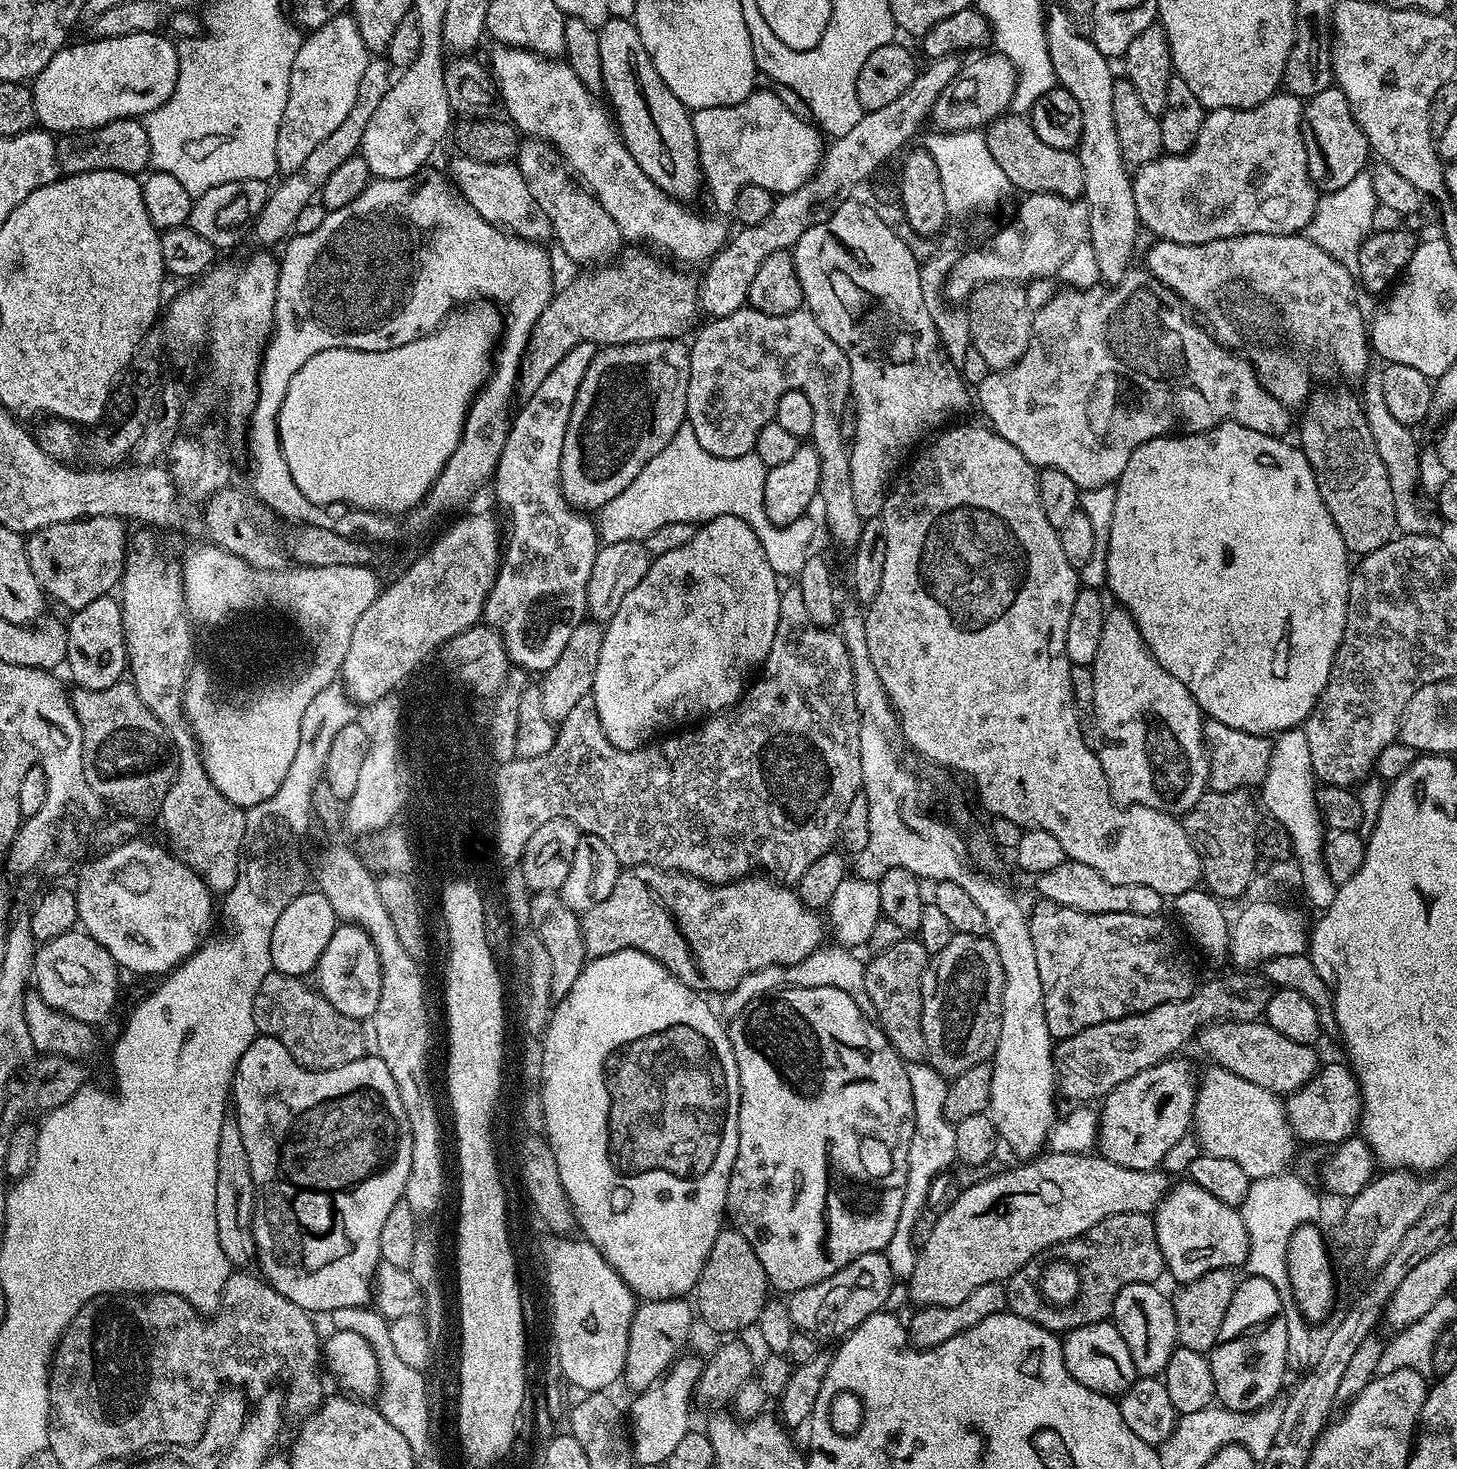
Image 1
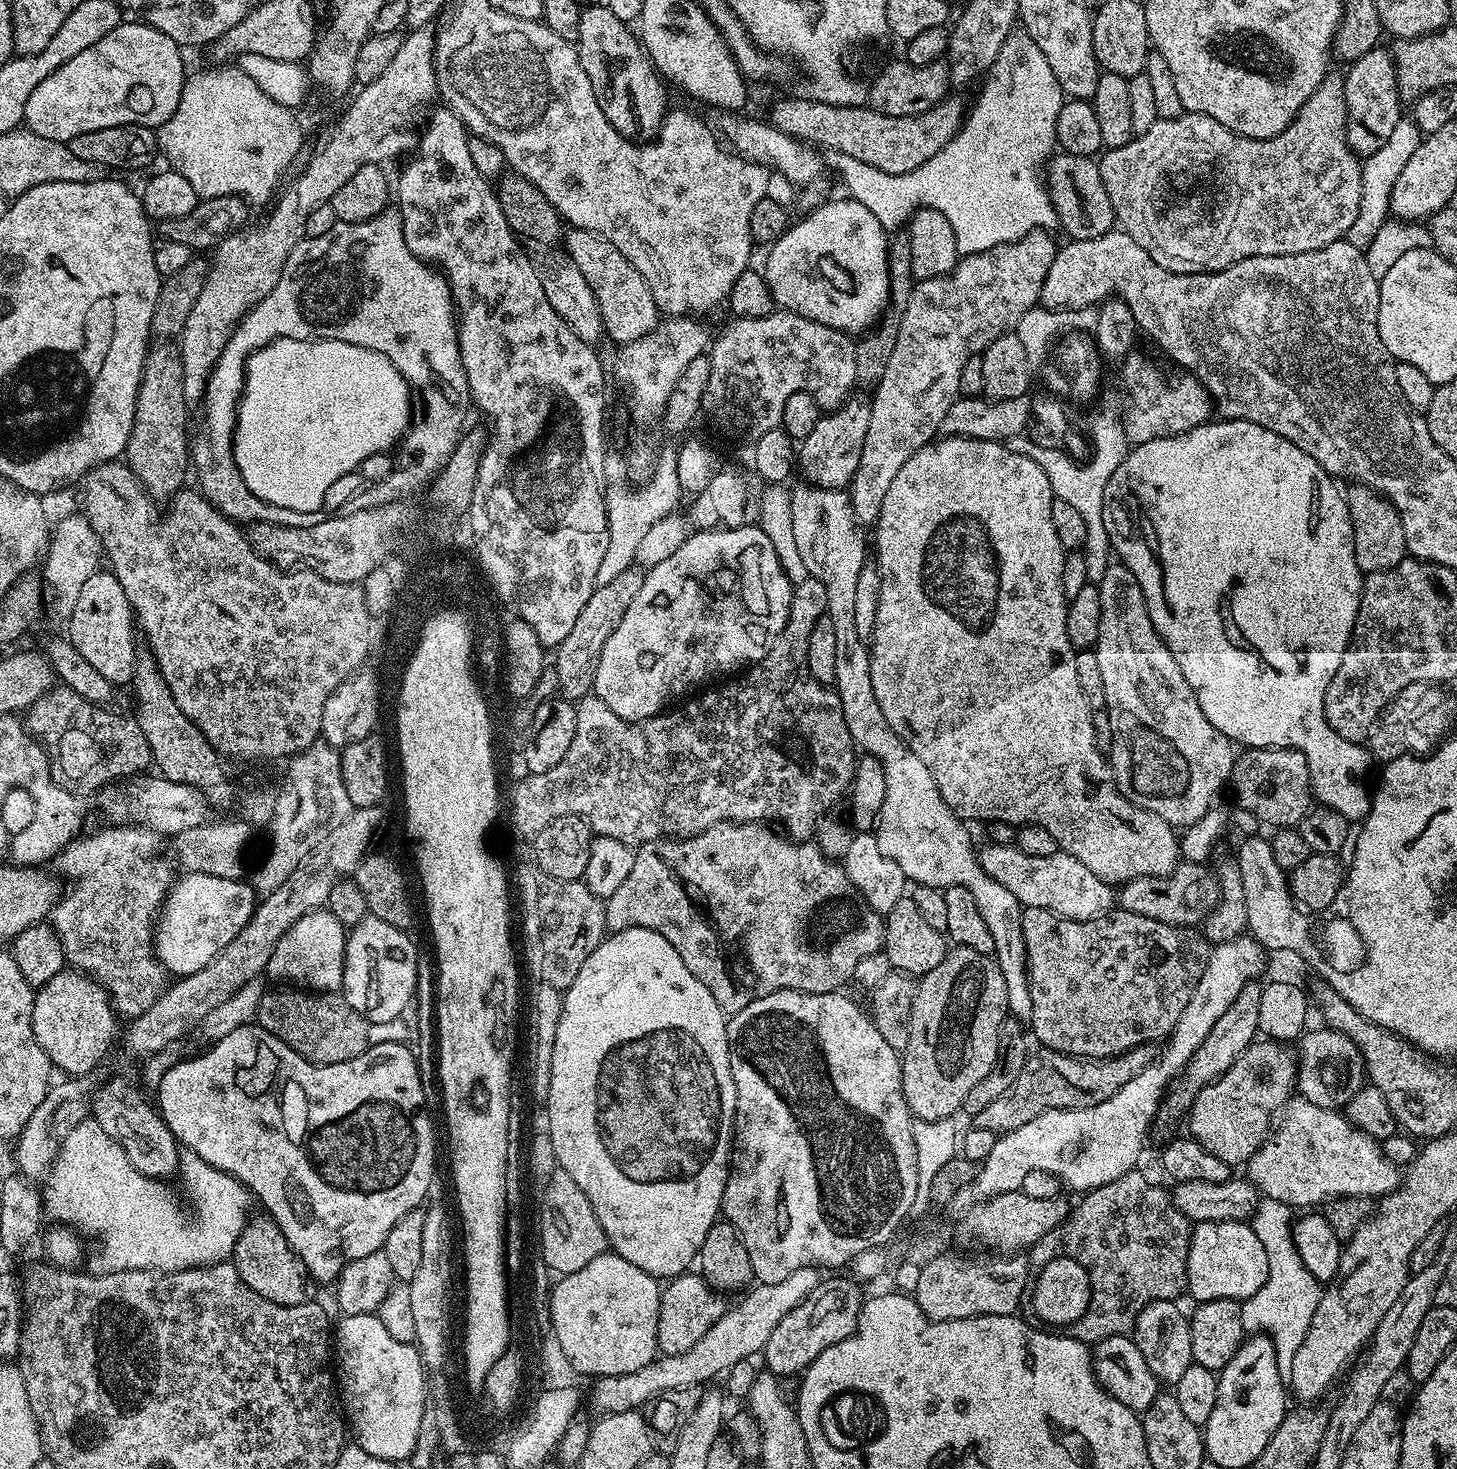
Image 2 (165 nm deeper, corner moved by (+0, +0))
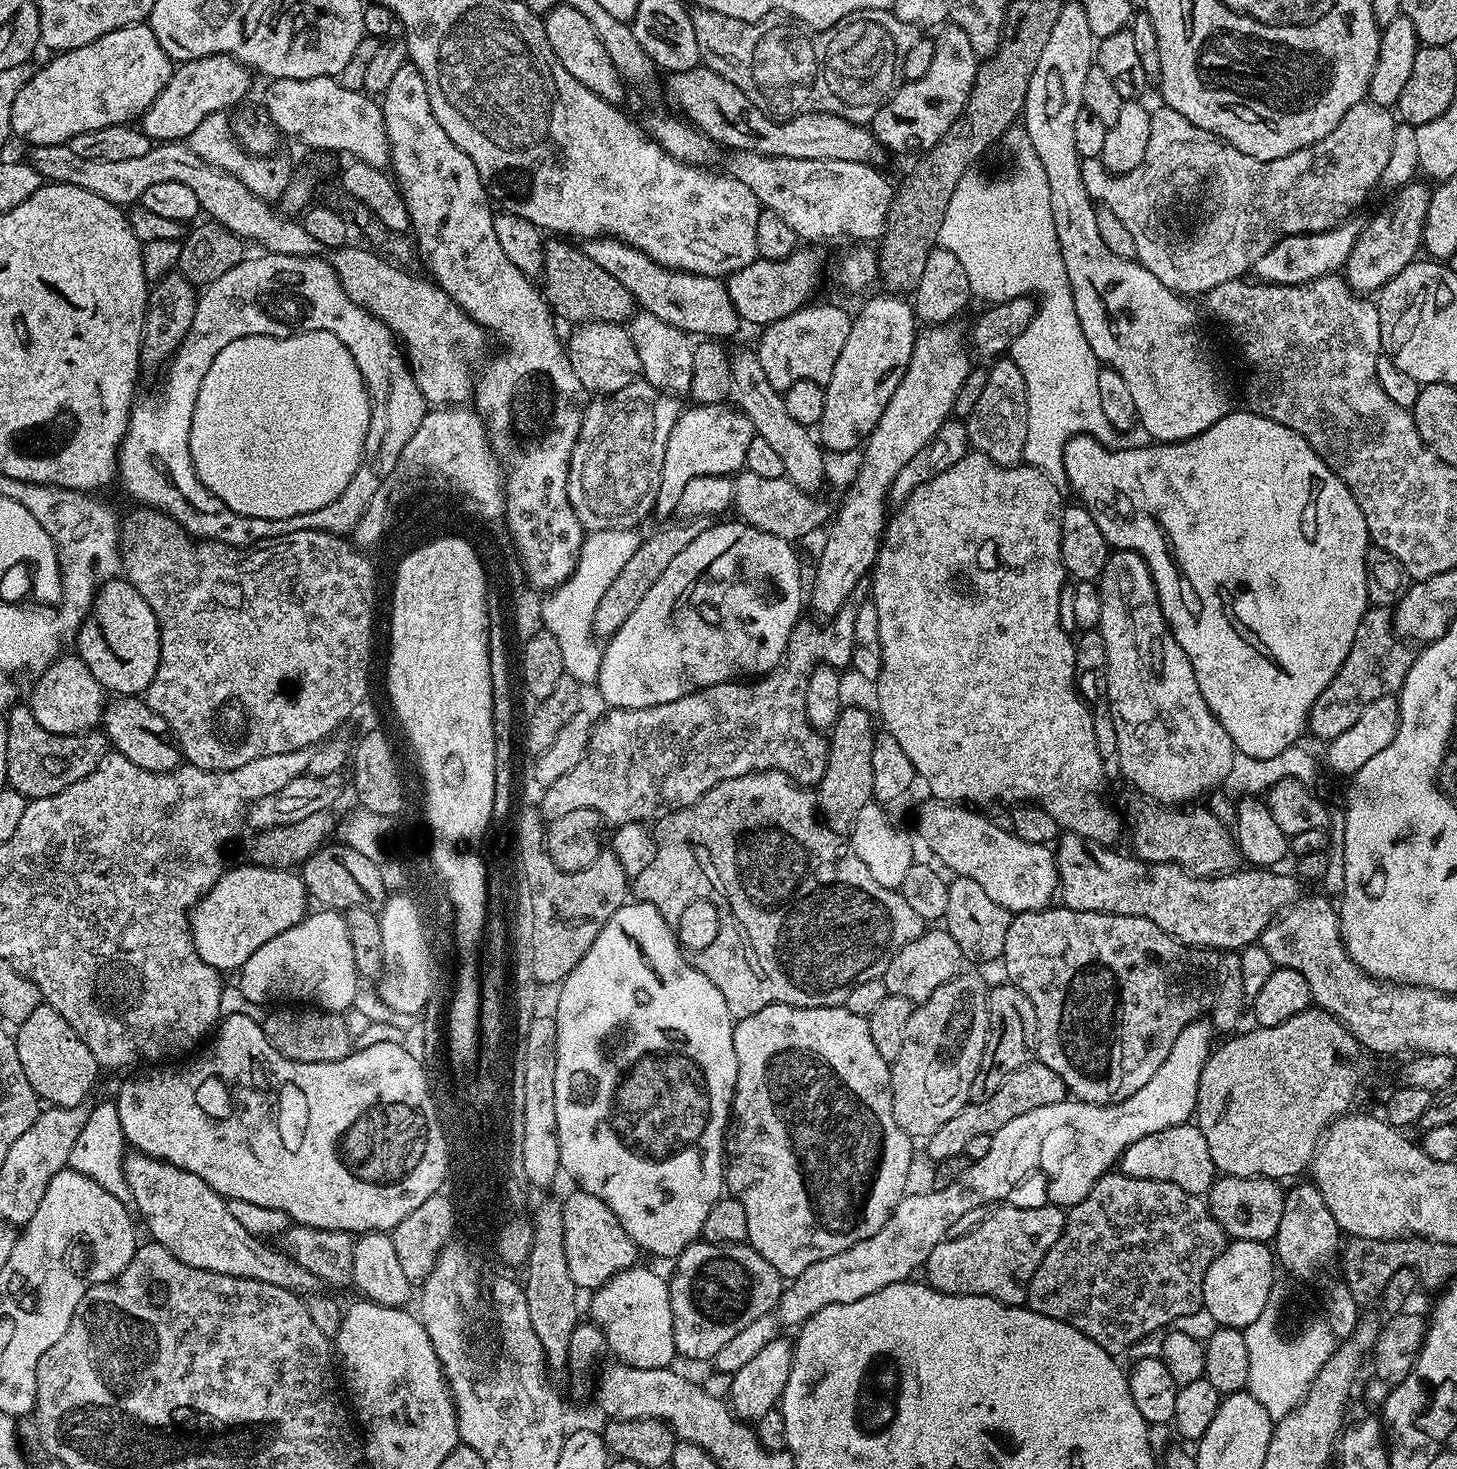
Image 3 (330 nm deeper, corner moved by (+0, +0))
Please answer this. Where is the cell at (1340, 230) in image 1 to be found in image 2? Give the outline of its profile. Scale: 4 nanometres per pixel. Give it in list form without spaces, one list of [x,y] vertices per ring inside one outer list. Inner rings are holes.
[[[1401,118],[1397,126],[1394,126],[1393,133],[1390,134],[1389,141],[1376,150],[1374,154],[1365,157],[1361,168],[1362,172],[1362,193],[1359,202],[1358,218],[1354,220],[1354,225],[1350,228],[1347,240],[1352,245],[1366,249],[1374,236],[1378,234],[1381,226],[1389,219],[1390,216],[1390,194],[1393,193],[1395,182],[1399,174],[1406,166],[1406,161],[1414,154],[1420,145],[1422,133],[1420,128],[1410,118]]]

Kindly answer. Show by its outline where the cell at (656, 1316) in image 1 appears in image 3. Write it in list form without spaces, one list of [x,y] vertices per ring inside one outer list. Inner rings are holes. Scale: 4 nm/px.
[[[697,1242],[685,1250],[680,1256],[675,1257],[674,1264],[676,1269],[673,1270],[672,1276],[668,1280],[668,1293],[670,1294],[670,1310],[672,1311],[672,1329],[674,1330],[674,1346],[679,1355],[684,1355],[688,1360],[708,1360],[711,1361],[718,1354],[718,1350],[722,1350],[722,1346],[726,1346],[726,1342],[730,1342],[730,1338],[735,1338],[739,1332],[746,1326],[750,1326],[750,1322],[754,1322],[754,1318],[762,1318],[769,1315],[780,1303],[780,1294],[782,1291],[782,1277],[778,1274],[778,1270],[774,1270],[774,1266],[770,1266],[770,1262],[766,1262],[766,1258],[762,1258],[762,1254],[758,1254],[752,1249],[752,1245],[745,1242],[743,1244],[710,1244],[707,1242]]]

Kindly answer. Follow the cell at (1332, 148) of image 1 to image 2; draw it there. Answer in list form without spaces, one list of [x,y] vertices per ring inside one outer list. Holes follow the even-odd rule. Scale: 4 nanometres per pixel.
[[[1384,46],[1372,48],[1362,58],[1351,61],[1344,72],[1346,94],[1346,138],[1353,152],[1361,158],[1368,157],[1389,141],[1394,126],[1402,118],[1400,87],[1396,85],[1396,62],[1391,51]]]

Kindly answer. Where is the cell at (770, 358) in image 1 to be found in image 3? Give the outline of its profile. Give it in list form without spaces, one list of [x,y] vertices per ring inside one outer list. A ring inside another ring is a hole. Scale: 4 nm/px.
[[[809,303],[799,308],[794,314],[776,320],[763,329],[760,345],[754,348],[756,357],[762,362],[762,370],[766,370],[766,378],[770,378],[770,386],[774,386],[779,393],[784,393],[794,382],[809,380],[825,385],[830,382],[834,374],[834,362],[838,362],[838,354],[842,354],[842,346],[846,346],[846,338],[850,335],[852,316],[844,308],[836,304]]]

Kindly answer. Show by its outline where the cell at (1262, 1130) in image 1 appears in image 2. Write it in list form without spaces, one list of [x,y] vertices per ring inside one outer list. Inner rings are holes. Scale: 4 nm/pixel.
[[[1303,1098],[1288,1101],[1274,1131],[1248,1161],[1246,1171],[1247,1179],[1267,1199],[1287,1204],[1292,1210],[1308,1210],[1311,1204],[1320,1206],[1340,1197],[1383,1198],[1396,1191],[1402,1179],[1401,1169],[1386,1158],[1381,1141],[1358,1130],[1343,1111],[1314,1106]]]

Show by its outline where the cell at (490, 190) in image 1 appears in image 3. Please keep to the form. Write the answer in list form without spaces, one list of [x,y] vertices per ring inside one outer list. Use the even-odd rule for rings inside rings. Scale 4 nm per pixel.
[[[586,320],[572,330],[572,337],[566,340],[568,361],[589,394],[611,394],[636,383],[641,375],[638,350],[634,350],[634,342],[624,324]]]

